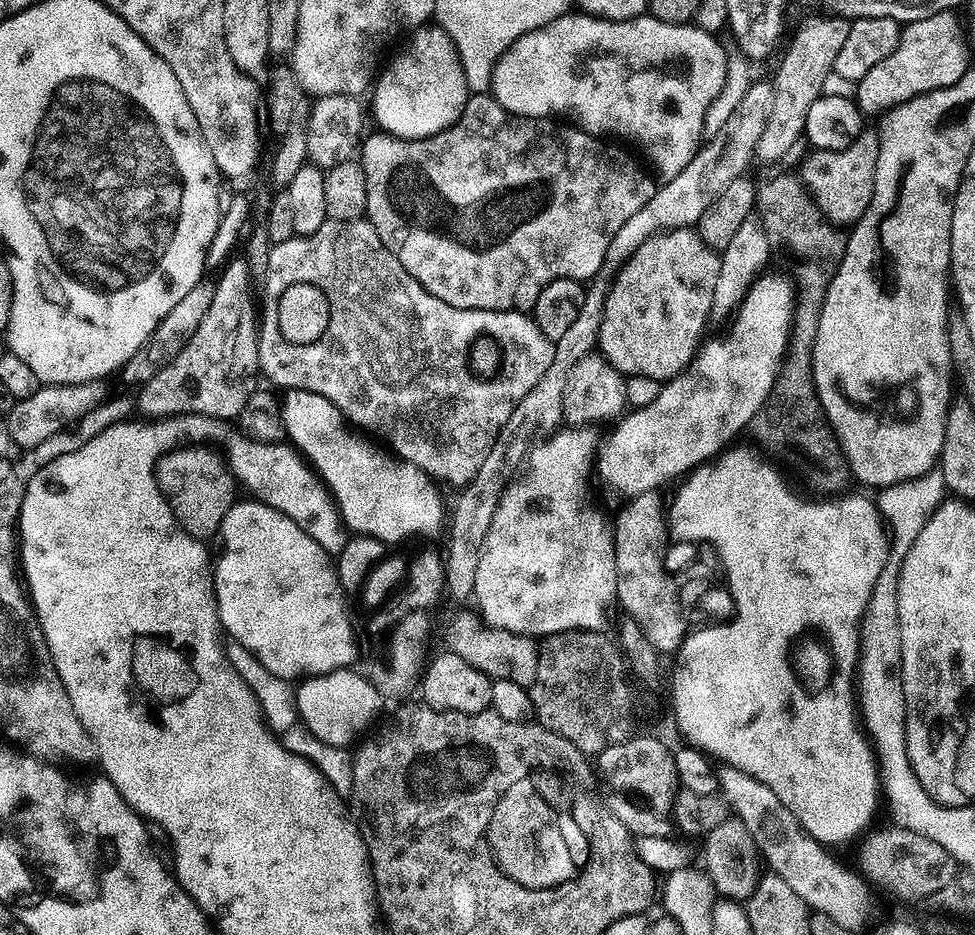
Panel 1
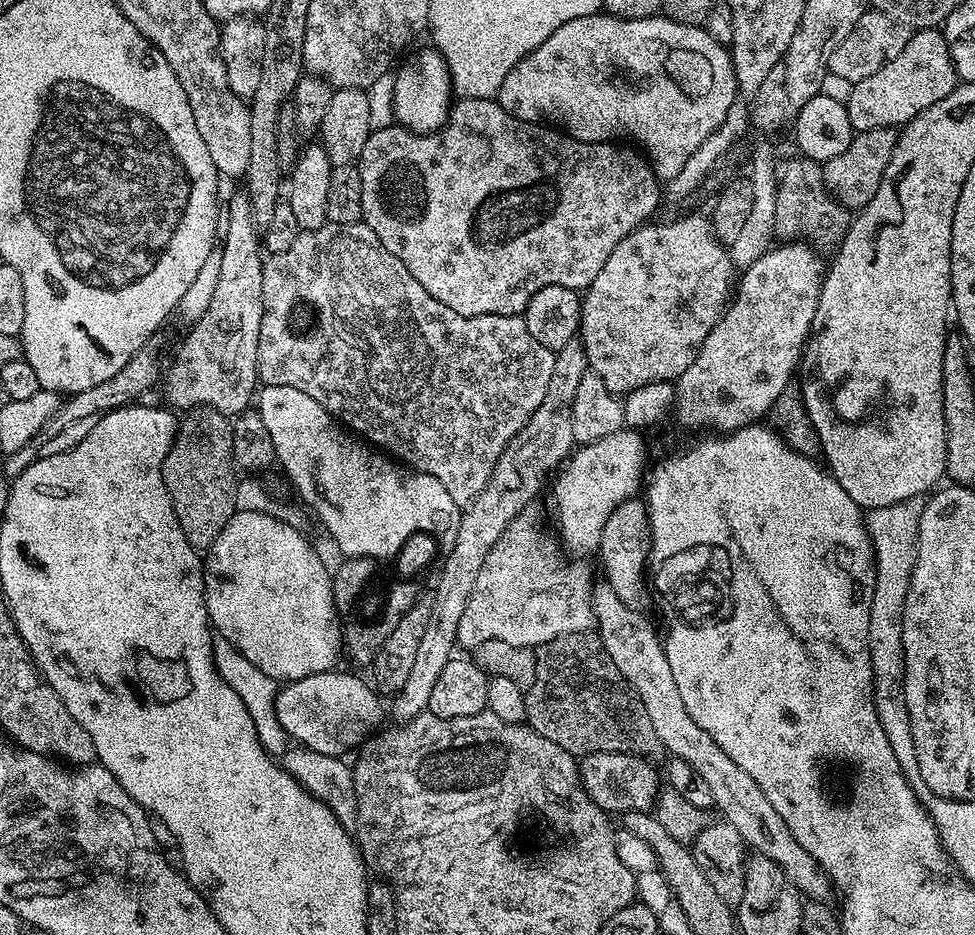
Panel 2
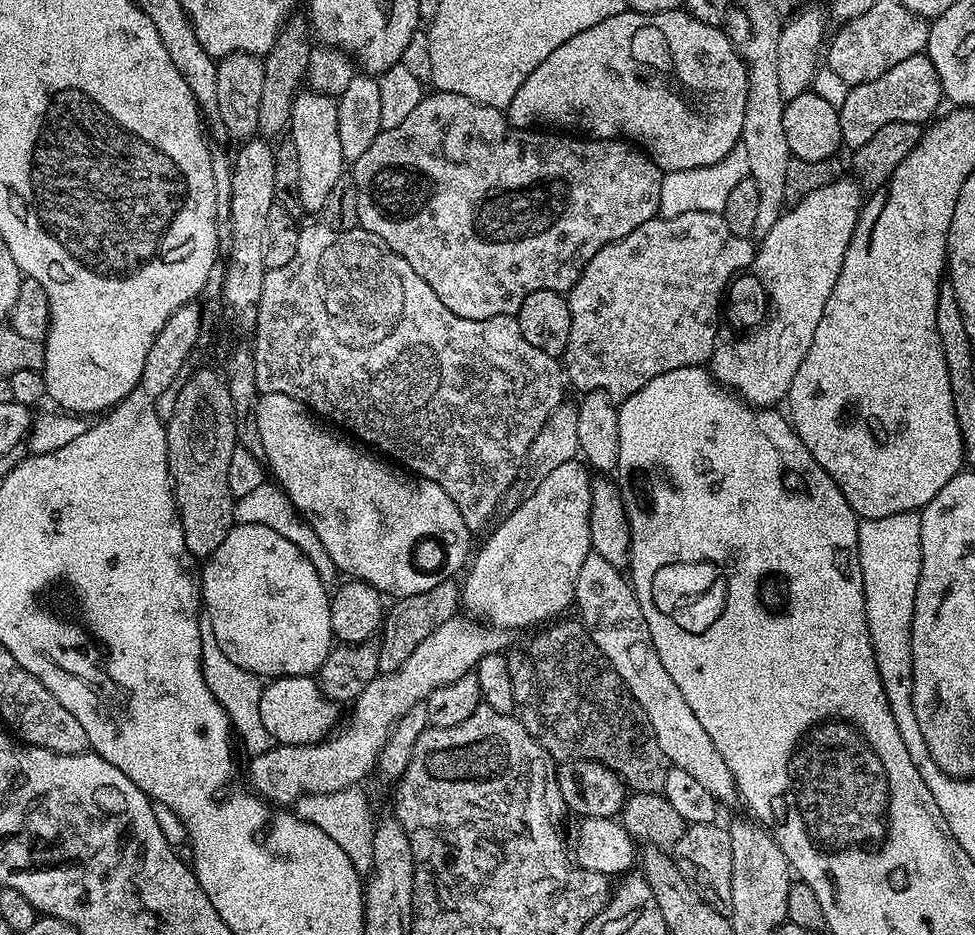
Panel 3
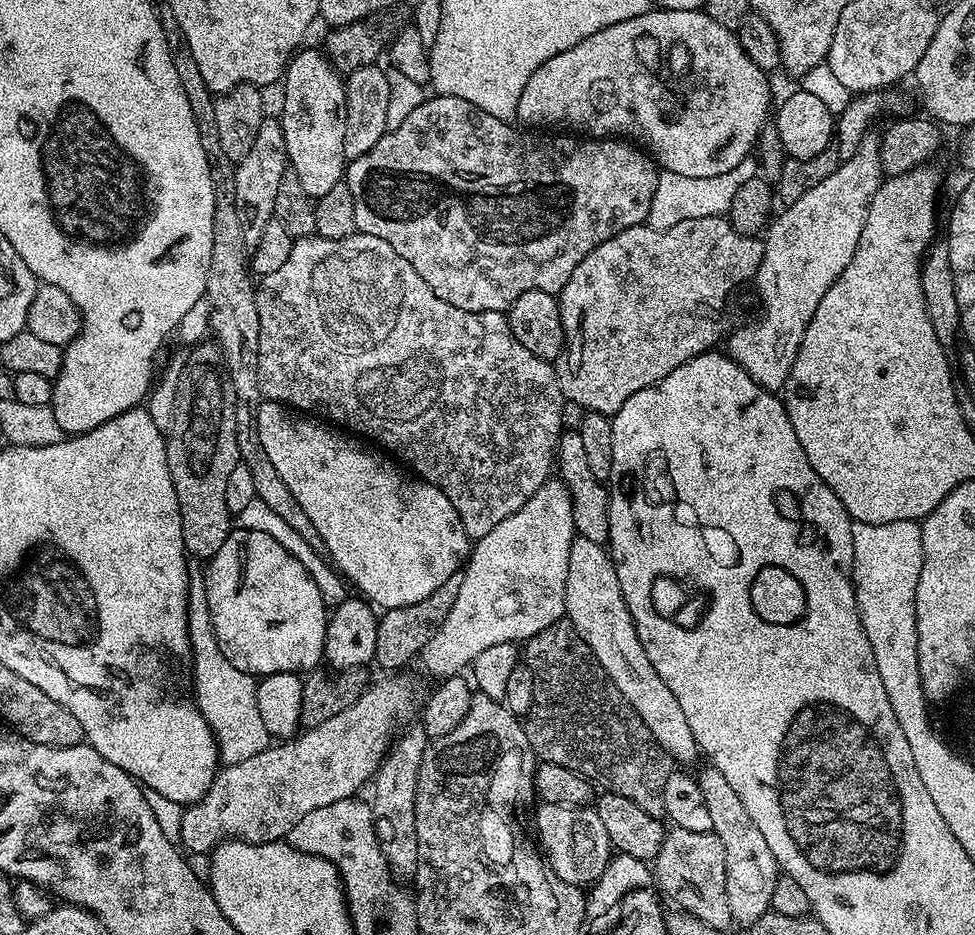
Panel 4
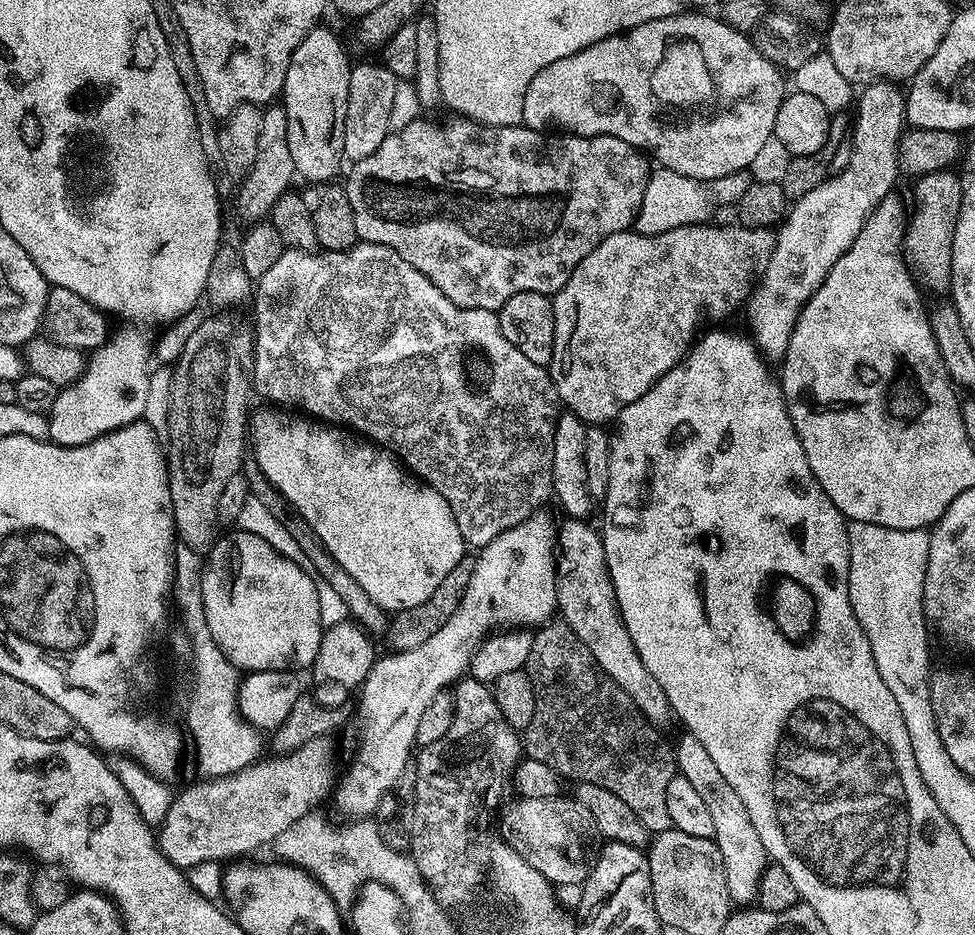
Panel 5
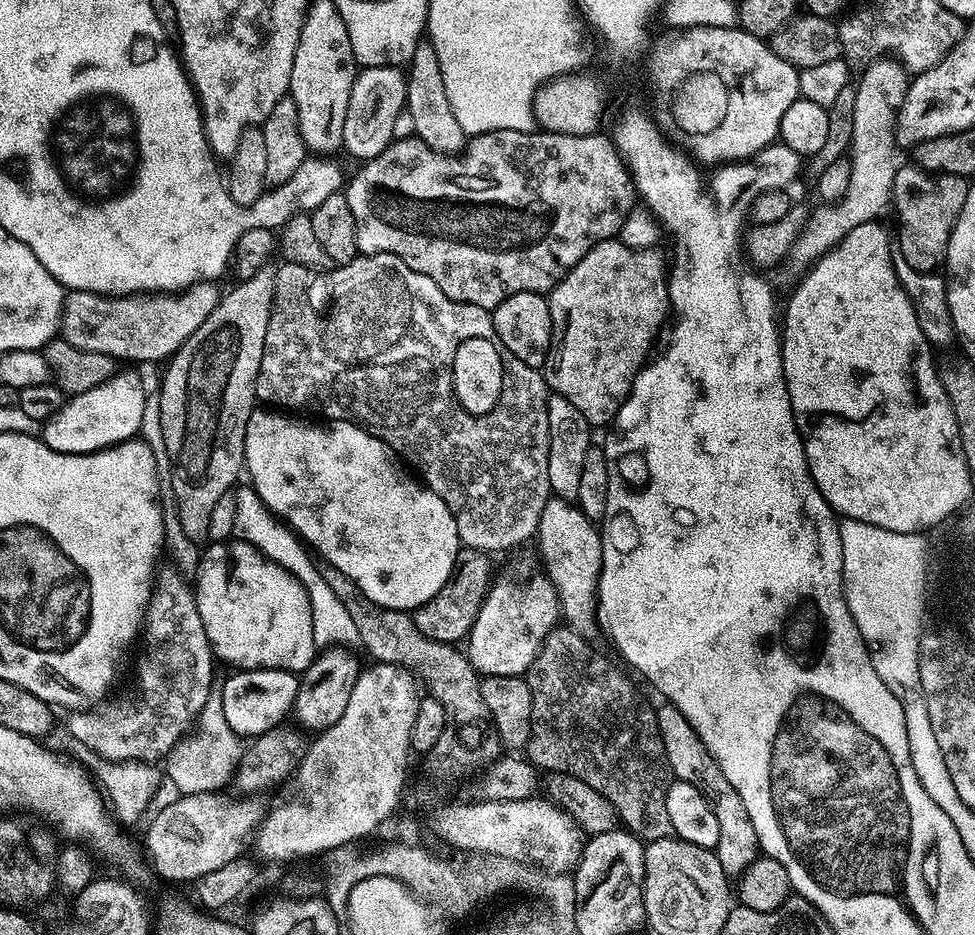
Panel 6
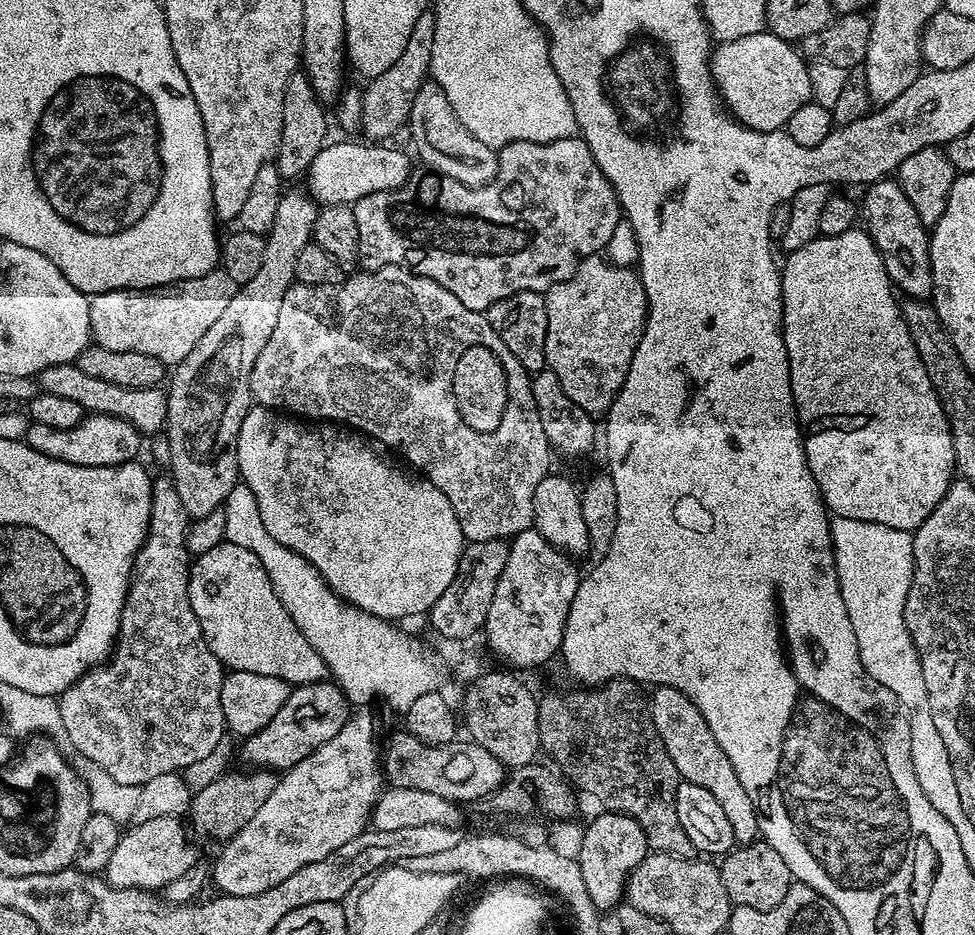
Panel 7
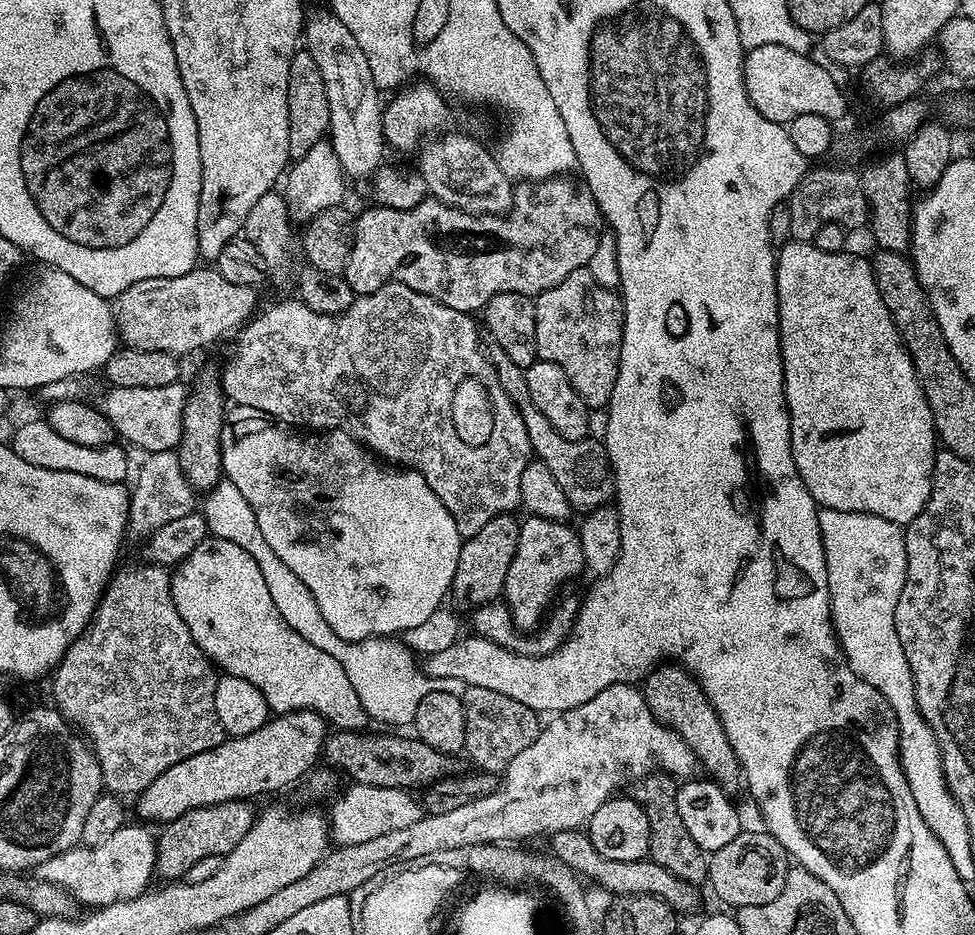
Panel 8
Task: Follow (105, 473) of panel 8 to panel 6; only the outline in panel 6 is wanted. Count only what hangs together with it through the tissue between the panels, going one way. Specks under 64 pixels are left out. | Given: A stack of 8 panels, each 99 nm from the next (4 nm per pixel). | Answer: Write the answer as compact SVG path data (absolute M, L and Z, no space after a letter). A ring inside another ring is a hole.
M119 375L103 383L102 386L94 386L94 390L86 390L82 394L65 399L62 410L54 414L49 420L43 421L42 439L50 450L69 452L70 454L82 454L83 452L101 452L104 448L111 448L114 444L120 444L123 440L131 440L139 433L142 426L142 414L146 389L140 385L136 376Z

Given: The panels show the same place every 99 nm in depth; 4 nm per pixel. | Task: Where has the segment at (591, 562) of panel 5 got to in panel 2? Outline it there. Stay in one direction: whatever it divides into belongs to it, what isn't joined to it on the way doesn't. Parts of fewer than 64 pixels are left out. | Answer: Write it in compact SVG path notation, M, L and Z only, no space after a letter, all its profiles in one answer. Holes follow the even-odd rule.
M600 582L592 590L592 609L596 615L598 635L602 646L606 646L606 654L622 670L622 678L632 684L637 694L642 698L646 706L646 714L654 722L654 734L662 742L665 753L682 758L684 762L690 762L702 779L710 786L712 803L715 811L720 811L723 819L738 834L742 834L745 845L753 853L770 858L782 866L786 878L794 885L801 897L810 900L829 899L828 895L834 892L834 885L825 874L824 870L816 865L816 859L790 834L786 822L778 818L778 810L770 806L768 796L762 794L758 782L690 718L688 707L682 703L682 694L678 690L678 682L674 682L674 670L670 662L666 662L664 642L661 633L656 633L656 628L647 620L644 612L634 610L614 594L614 590L607 582Z

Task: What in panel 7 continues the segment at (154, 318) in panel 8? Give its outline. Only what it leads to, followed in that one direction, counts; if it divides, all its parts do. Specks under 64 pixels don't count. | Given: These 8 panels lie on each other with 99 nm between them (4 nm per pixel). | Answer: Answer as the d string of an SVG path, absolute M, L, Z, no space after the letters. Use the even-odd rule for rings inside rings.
M223 270L207 272L205 276L190 278L189 280L178 280L174 284L161 287L159 290L133 290L130 288L119 288L117 292L97 292L88 301L90 306L90 330L95 347L106 350L130 350L134 354L150 354L161 360L166 366L175 366L198 346L198 341L218 317L226 311L226 305L230 298L234 298L238 291L238 285L230 274Z

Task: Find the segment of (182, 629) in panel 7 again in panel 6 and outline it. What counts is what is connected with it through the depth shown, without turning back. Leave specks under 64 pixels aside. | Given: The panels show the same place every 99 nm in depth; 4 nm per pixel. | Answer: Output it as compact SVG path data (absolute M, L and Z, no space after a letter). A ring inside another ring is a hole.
M161 567L154 576L152 596L143 612L142 627L138 632L140 653L136 656L136 685L129 692L113 700L101 699L91 708L85 706L67 713L68 732L84 748L89 748L105 762L125 764L128 761L163 761L193 731L194 725L214 692L212 686L212 647L206 638L202 618L196 609L196 593L193 585L183 580L175 567Z

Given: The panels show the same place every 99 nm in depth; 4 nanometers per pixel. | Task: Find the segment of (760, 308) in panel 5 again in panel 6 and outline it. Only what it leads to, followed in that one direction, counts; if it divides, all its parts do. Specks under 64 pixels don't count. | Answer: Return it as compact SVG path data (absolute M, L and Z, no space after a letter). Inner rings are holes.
M876 58L856 84L854 102L854 134L850 149L852 173L848 195L835 206L820 206L808 218L803 234L794 249L795 259L814 262L835 246L854 226L875 221L885 207L889 207L894 186L894 174L902 163L896 143L896 111L904 107L904 99L910 91L910 73L896 58Z

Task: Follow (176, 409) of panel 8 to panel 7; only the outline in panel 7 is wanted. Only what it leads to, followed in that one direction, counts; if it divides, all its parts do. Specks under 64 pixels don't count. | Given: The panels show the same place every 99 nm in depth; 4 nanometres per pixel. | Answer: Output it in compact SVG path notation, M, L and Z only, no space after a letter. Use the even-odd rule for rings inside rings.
M75 362L50 366L38 373L40 391L54 394L58 398L70 398L82 406L85 413L98 416L117 416L130 426L134 426L142 434L156 434L168 422L168 397L163 387L155 388L127 388L114 386L114 382L102 382L102 378L93 378L83 373Z

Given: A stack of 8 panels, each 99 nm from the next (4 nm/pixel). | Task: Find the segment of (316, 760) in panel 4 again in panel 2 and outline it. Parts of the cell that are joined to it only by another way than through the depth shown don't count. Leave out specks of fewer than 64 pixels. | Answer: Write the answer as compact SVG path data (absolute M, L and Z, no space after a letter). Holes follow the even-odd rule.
M528 510L521 512L502 534L502 538L498 538L498 542L492 547L490 554L486 554L486 562L482 562L482 571L478 573L478 582L474 582L474 594L470 594L470 602L466 602L466 611L462 613L462 622L458 622L456 642L461 649L475 650L478 646L482 646L491 640L501 640L502 642L510 642L510 646L522 646L535 650L539 644L550 642L550 638L558 638L558 634L586 632L596 624L596 615L592 609L594 579L592 580L591 570L584 565L585 561L580 558L573 559L573 564L564 564L563 558L548 545L547 538L540 533L540 528L536 525L536 520L530 513L531 511Z

